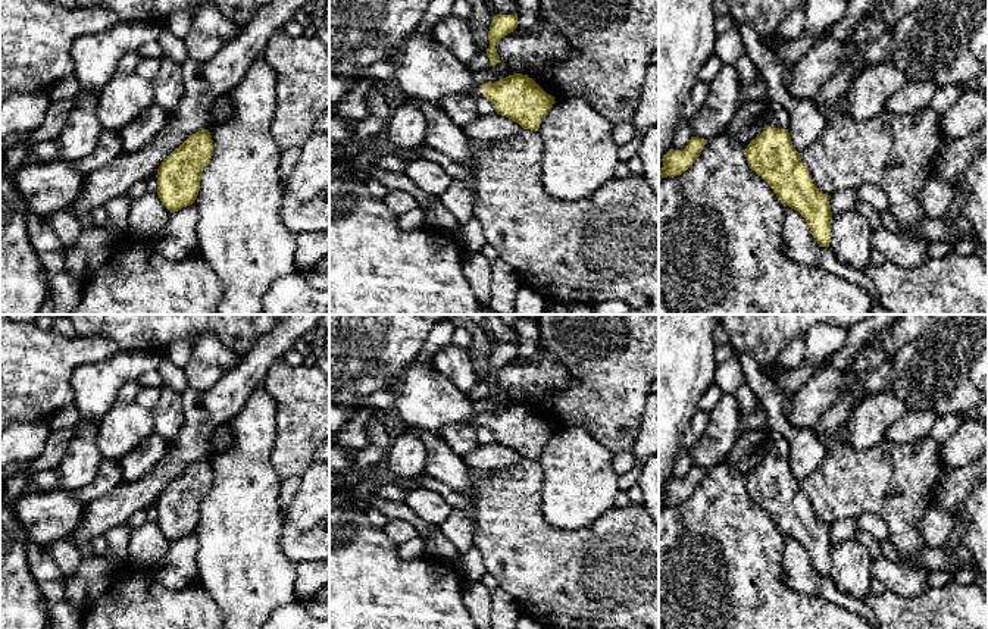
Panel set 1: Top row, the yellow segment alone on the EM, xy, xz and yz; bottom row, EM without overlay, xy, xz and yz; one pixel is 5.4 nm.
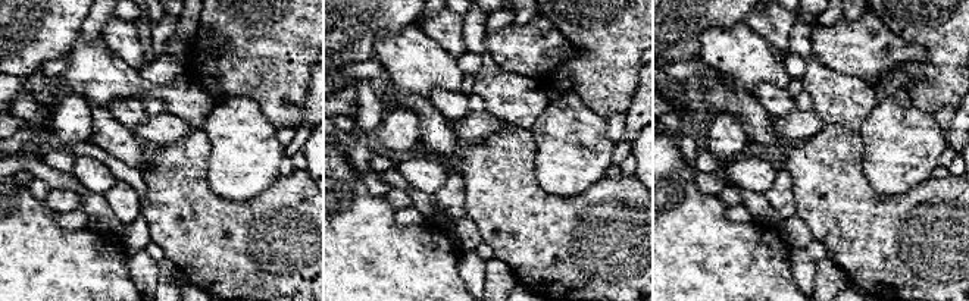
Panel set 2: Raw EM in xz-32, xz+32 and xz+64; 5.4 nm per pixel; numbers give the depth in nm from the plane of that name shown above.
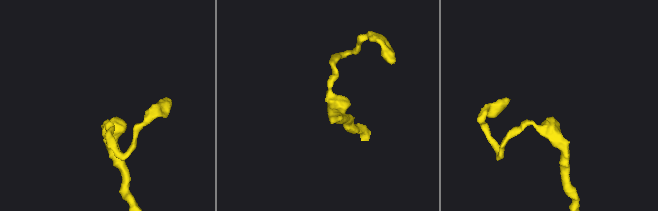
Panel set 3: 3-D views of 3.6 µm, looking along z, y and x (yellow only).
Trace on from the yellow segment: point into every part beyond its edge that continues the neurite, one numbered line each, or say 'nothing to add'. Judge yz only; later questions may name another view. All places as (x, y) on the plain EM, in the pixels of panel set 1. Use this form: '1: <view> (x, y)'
nothing to add

